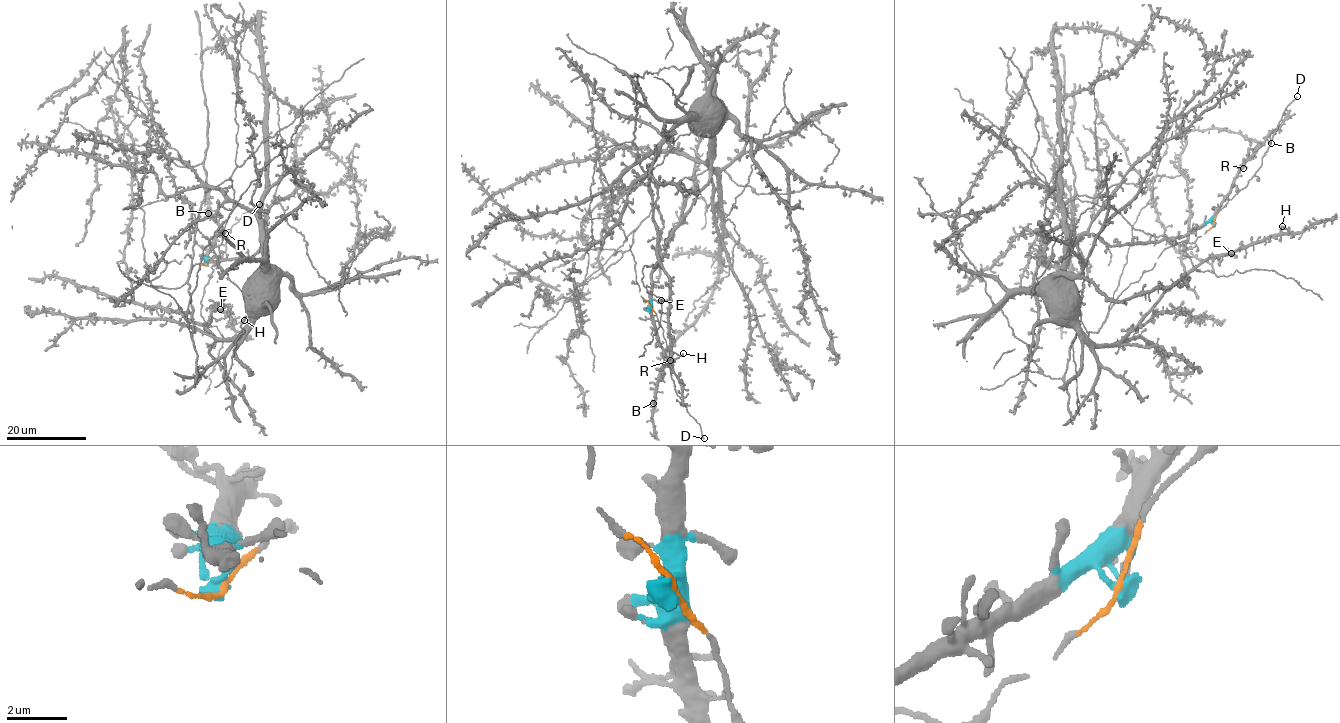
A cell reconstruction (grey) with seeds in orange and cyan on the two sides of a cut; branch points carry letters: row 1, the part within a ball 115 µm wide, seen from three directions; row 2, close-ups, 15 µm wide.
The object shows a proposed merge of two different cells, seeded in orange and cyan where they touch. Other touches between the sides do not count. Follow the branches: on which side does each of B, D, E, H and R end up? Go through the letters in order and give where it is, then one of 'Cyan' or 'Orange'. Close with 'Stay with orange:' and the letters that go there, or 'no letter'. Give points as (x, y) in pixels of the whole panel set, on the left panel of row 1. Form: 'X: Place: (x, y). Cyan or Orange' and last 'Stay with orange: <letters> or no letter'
B: Place: (208, 213). Cyan
D: Place: (259, 204). Orange
E: Place: (220, 309). Cyan
H: Place: (244, 320). Cyan
R: Place: (225, 233). Cyan
Stay with orange: D

